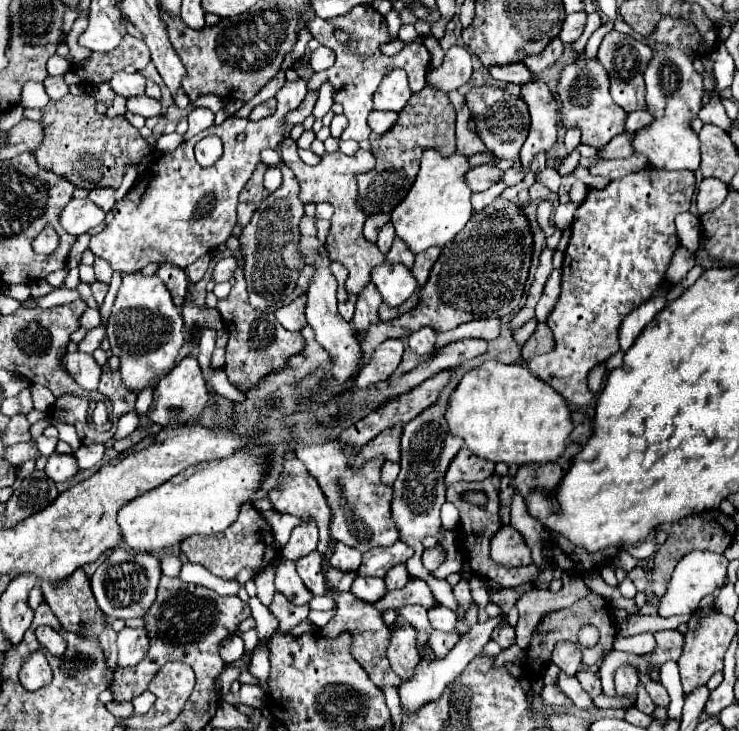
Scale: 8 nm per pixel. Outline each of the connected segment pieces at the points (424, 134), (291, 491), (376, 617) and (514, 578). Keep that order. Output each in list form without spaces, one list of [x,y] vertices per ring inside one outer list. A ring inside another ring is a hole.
[[[426,84],[420,92],[412,94],[410,102],[406,108],[398,114],[396,124],[384,132],[382,136],[372,140],[370,152],[376,158],[376,166],[358,176],[358,208],[370,214],[390,214],[402,196],[406,196],[406,190],[410,190],[410,184],[414,184],[418,166],[420,166],[420,156],[426,148],[436,148],[442,154],[450,154],[456,150],[456,138],[454,138],[454,124],[456,124],[456,110],[450,104],[446,92],[438,92],[438,88],[430,88]],[[446,130],[446,138],[438,132]]]
[[[290,452],[286,454],[286,462],[284,462],[284,474],[282,474],[282,480],[278,484],[276,490],[272,490],[268,494],[272,506],[276,512],[288,512],[288,514],[294,514],[294,516],[300,516],[302,520],[314,520],[318,524],[318,530],[320,530],[320,542],[318,542],[318,552],[322,554],[322,570],[326,572],[326,564],[324,564],[324,554],[328,552],[330,548],[330,542],[332,542],[332,536],[330,536],[330,508],[326,504],[326,498],[318,486],[318,482],[308,474],[306,466]]]
[[[352,592],[336,594],[334,600],[336,600],[336,614],[330,618],[330,622],[320,632],[328,638],[338,636],[340,632],[350,632],[352,640],[354,640],[352,656],[368,672],[370,680],[380,688],[386,686],[386,684],[398,686],[402,680],[398,680],[398,676],[394,674],[394,670],[390,668],[390,664],[386,660],[386,644],[388,644],[388,638],[390,638],[390,626],[384,624],[380,612],[374,608],[374,604],[366,604],[364,600],[358,600]]]
[[[492,474],[488,476],[486,480],[482,482],[462,482],[462,484],[452,484],[446,488],[446,500],[452,502],[458,510],[460,510],[460,526],[458,526],[458,540],[460,546],[466,550],[468,554],[468,564],[472,568],[472,572],[476,576],[482,576],[482,578],[488,578],[488,580],[494,580],[498,582],[502,588],[512,588],[512,586],[518,586],[522,582],[534,582],[538,578],[538,568],[536,566],[502,566],[502,564],[496,564],[492,558],[490,558],[490,540],[492,536],[498,532],[498,528],[502,526],[500,524],[500,502],[498,502],[498,492],[500,492],[500,476]],[[464,490],[484,490],[486,496],[488,496],[488,506],[486,508],[474,508],[470,506],[468,502],[464,502],[460,498],[460,494]]]

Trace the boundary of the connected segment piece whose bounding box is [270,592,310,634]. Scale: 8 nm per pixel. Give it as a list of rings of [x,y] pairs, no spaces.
[[[280,592],[274,594],[274,600],[270,604],[270,612],[280,620],[280,632],[282,634],[286,634],[290,628],[300,624],[302,620],[306,620],[308,618],[308,610],[310,610],[308,604],[294,606]]]

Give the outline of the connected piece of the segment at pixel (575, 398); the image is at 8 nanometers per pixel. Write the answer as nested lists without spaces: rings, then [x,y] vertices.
[[[690,170],[636,172],[620,180],[612,180],[604,190],[588,190],[586,200],[576,210],[572,224],[572,240],[566,248],[562,266],[562,294],[556,308],[546,320],[546,324],[554,332],[556,346],[552,352],[534,356],[526,362],[538,378],[546,380],[572,406],[588,406],[592,402],[594,396],[586,386],[586,376],[596,364],[602,364],[620,350],[618,328],[622,320],[636,306],[650,300],[662,286],[668,284],[666,270],[670,266],[674,250],[678,248],[674,218],[680,212],[688,212],[694,186],[696,178]]]

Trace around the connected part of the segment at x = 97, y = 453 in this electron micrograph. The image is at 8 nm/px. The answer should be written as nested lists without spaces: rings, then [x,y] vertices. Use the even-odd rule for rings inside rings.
[[[82,444],[78,448],[78,452],[74,452],[74,458],[76,458],[76,464],[78,464],[78,470],[86,470],[86,468],[92,468],[96,466],[102,456],[104,456],[104,444]]]

